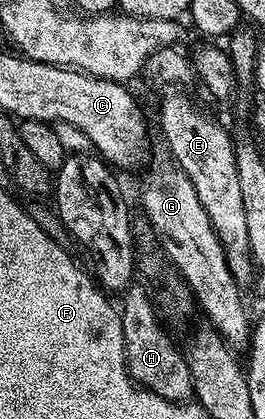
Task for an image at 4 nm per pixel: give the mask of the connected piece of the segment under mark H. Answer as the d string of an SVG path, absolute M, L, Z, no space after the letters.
M138 282L127 285L122 293L121 315L123 318L123 337L125 338L125 358L127 373L140 388L148 388L166 400L187 402L192 399L195 387L193 374L189 374L189 362L180 345L171 341L165 329L159 328L160 313L155 313L155 304L147 293L147 288Z

